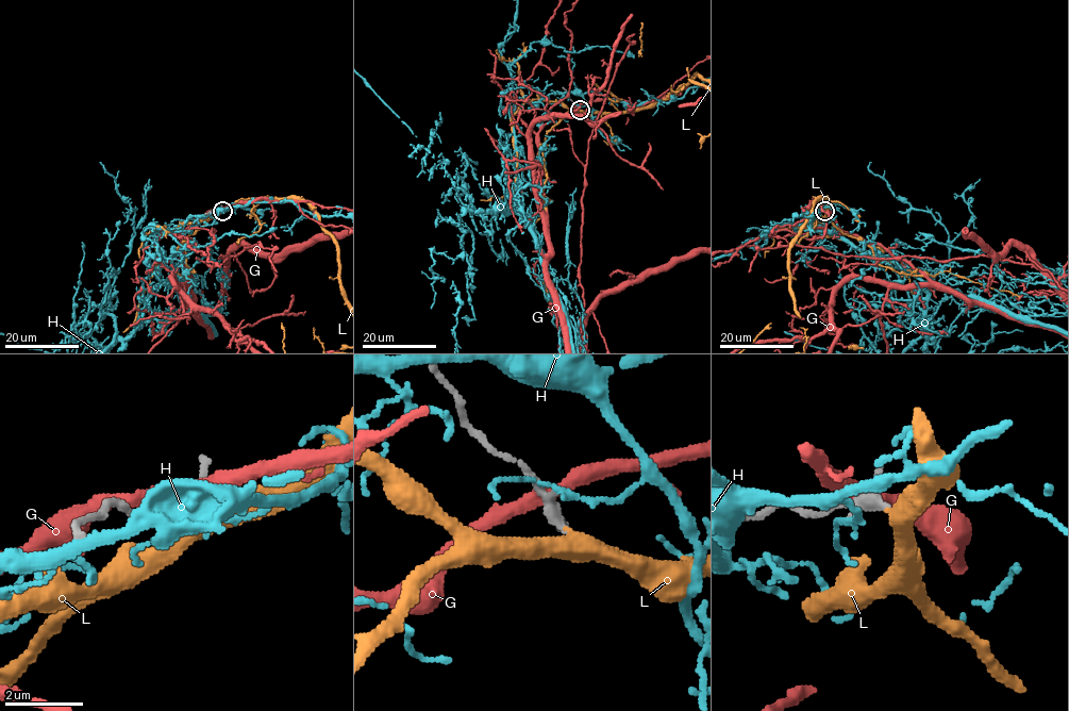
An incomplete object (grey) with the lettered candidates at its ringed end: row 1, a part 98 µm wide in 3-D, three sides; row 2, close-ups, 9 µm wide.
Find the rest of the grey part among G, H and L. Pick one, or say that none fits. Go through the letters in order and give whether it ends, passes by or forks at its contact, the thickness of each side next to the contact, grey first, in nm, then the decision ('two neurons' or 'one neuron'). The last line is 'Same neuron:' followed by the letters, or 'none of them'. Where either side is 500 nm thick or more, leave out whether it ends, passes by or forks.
G: it passes by | 280/360 nm | two neurons
H: it passes by | 260/120 nm | two neurons
L: it passes by | 240/460 nm | one neuron
Same neuron: L

